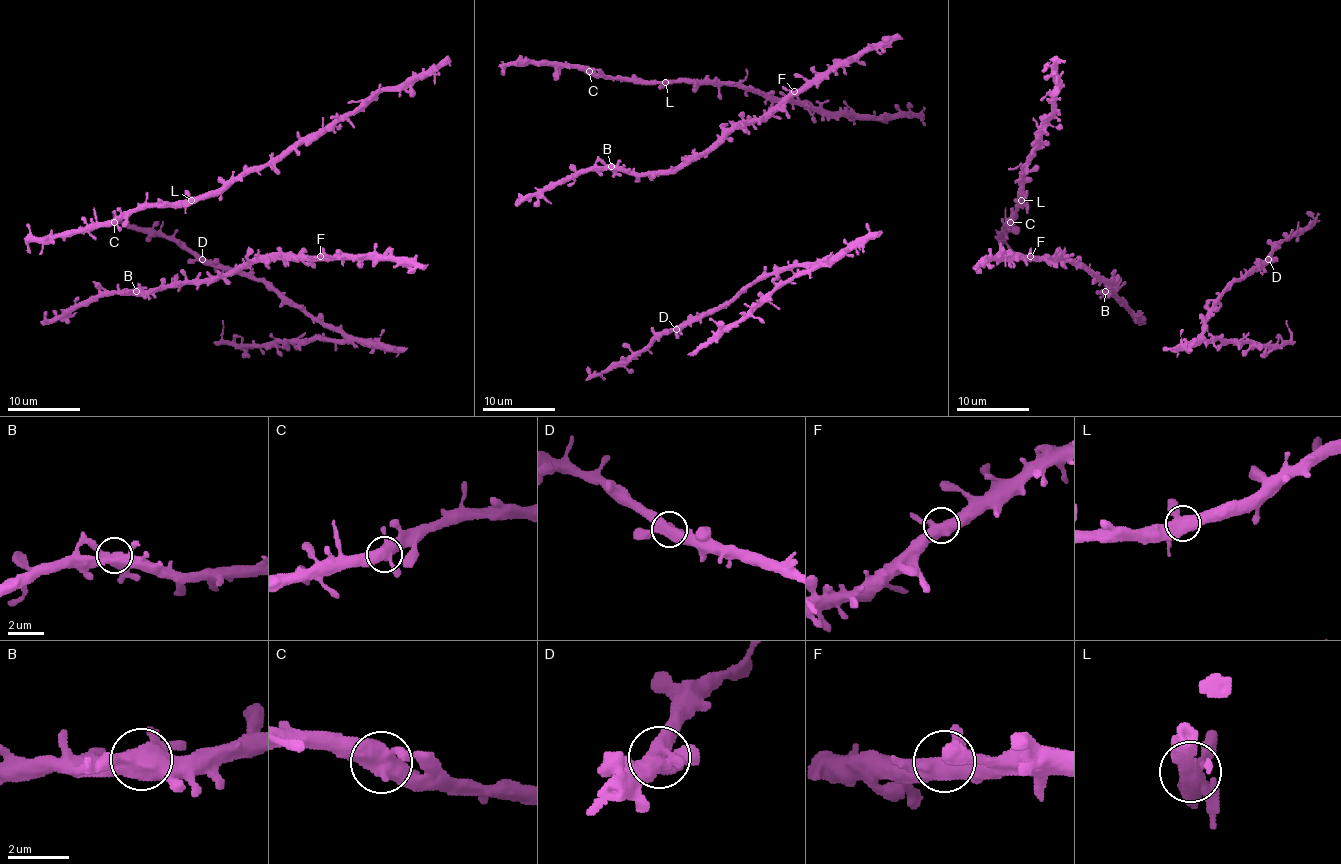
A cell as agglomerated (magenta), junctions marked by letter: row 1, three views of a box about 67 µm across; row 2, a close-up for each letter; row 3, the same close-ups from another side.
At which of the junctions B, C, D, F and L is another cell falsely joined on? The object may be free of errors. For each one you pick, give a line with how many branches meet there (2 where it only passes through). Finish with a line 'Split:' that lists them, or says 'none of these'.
Split: none of these

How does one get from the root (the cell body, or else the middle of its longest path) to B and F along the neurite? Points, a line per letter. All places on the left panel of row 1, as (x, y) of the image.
B: (238, 269), (198, 282), (136, 291)
F: (238, 269), (247, 269), (256, 262), (316, 260), (320, 256)

